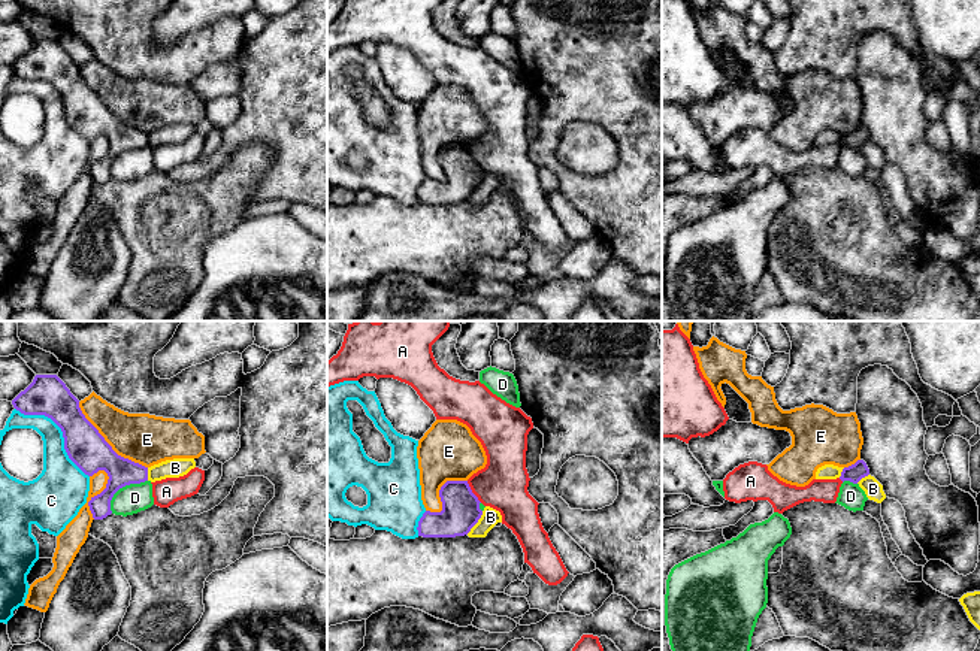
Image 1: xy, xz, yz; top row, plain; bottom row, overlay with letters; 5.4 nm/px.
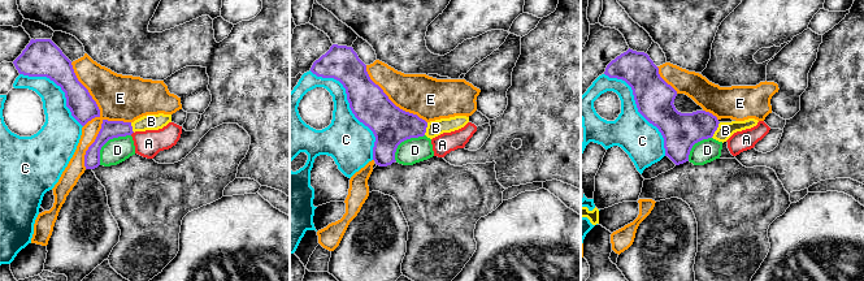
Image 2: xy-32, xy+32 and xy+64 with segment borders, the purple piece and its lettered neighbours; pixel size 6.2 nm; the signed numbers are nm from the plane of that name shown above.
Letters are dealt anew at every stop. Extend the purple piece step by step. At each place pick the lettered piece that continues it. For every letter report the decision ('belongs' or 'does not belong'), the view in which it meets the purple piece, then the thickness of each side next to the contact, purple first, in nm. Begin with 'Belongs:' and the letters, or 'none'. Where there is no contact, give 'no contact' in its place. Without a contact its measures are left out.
Belongs: none
A: does not belong; meets purple in xz; 200 nm thick on the purple side, 280 nm on the other
B: does not belong; meets purple in xz; 200 nm thick on the purple side, 100 nm on the other
C: does not belong; meets purple in xy; 220 nm thick on the purple side, 200 nm on the other
D: does not belong; meets purple in xy; 200 nm thick on the purple side, 160 nm on the other
E: does not belong; meets purple in xy; 220 nm thick on the purple side, 280 nm on the other

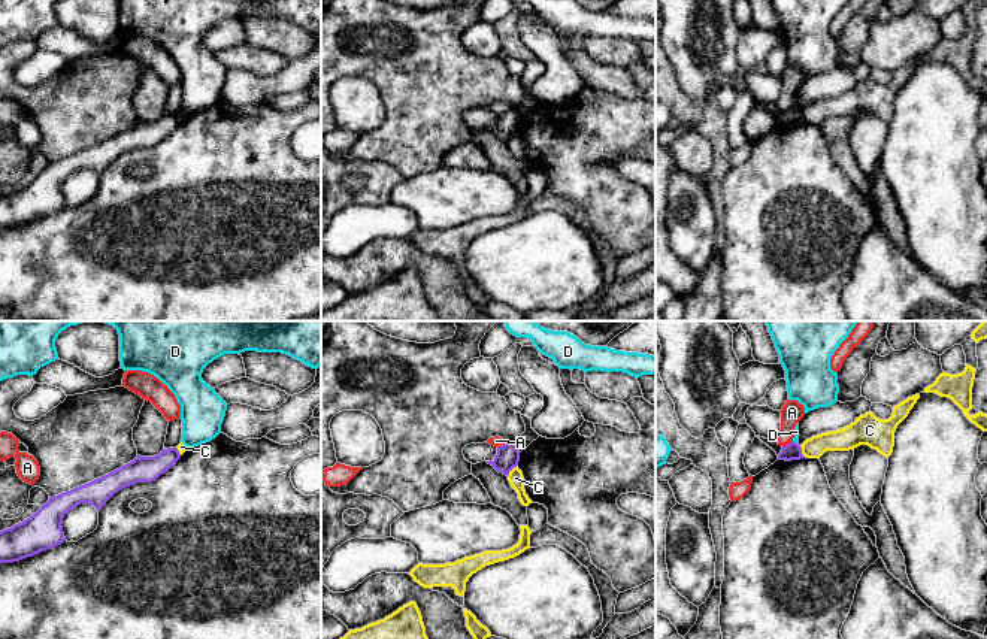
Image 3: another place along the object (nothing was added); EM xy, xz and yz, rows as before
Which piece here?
Belongs: none
A: does not belong; meets purple in xz; 130 nm thick on the purple side, 50 nm on the other
C: does not belong; meets purple in xz; 130 nm thick on the purple side, 90 nm on the other
D: does not belong; meets purple in yz; 90 nm thick on the purple side, 30 nm on the other

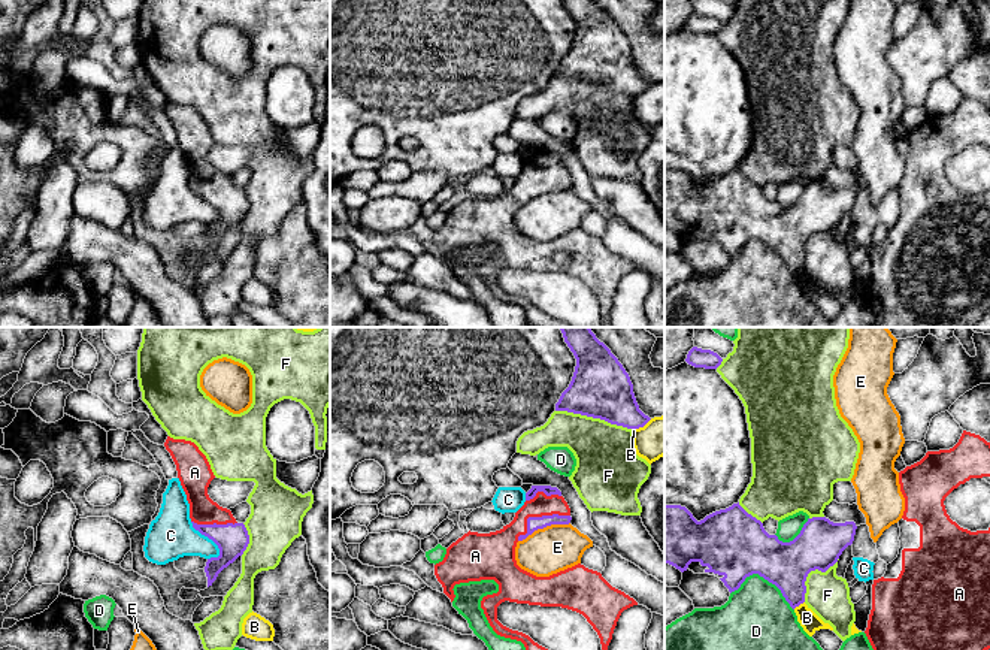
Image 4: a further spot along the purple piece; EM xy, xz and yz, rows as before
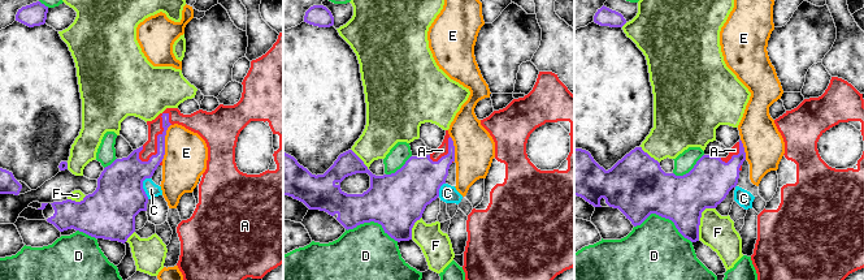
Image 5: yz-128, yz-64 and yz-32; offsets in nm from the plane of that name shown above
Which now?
Belongs: A
A: belongs; meets purple in xz; 80 nm thick on the purple side, 160 nm on the other
B: does not belong; meets purple in yz; 240 nm thick on the purple side, 100 nm on the other
C: does not belong; meets purple in xy; 170 nm thick on the purple side, 240 nm on the other
D: does not belong; meets purple in yz; 360 nm thick on the purple side, 400 nm on the other
E: does not belong; meets purple in xz; 80 nm thick on the purple side, 260 nm on the other
F: does not belong; meets purple in xz; 320 nm thick on the purple side, 320 nm on the other

